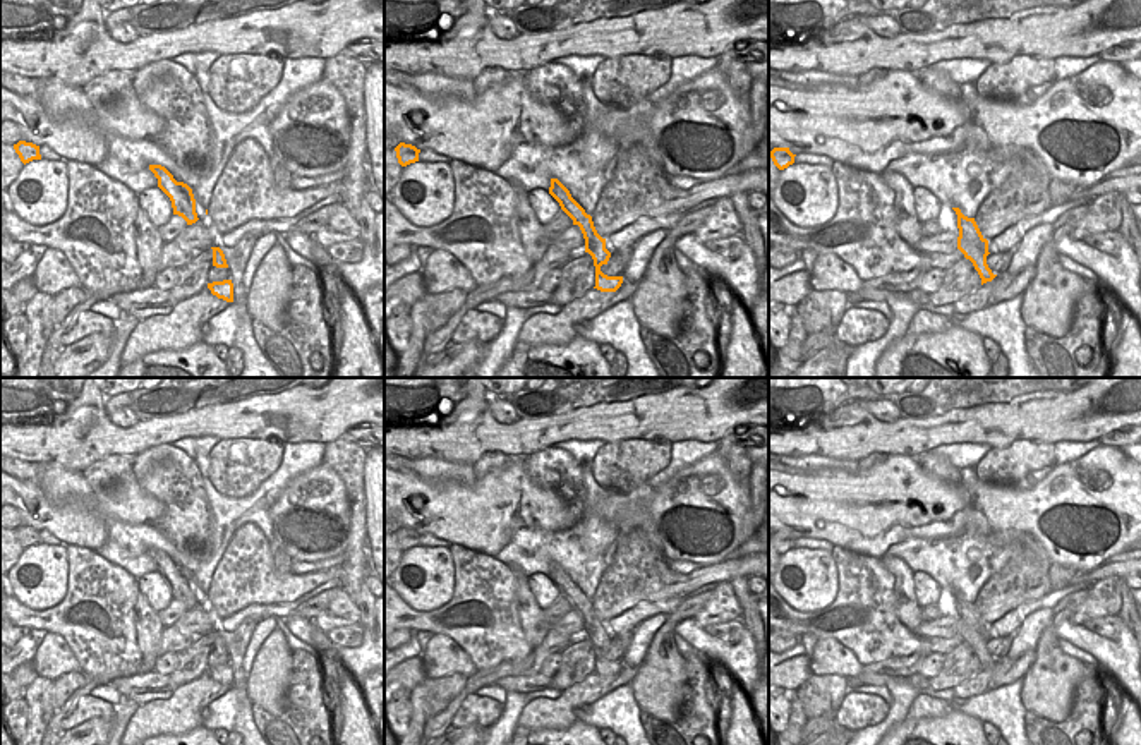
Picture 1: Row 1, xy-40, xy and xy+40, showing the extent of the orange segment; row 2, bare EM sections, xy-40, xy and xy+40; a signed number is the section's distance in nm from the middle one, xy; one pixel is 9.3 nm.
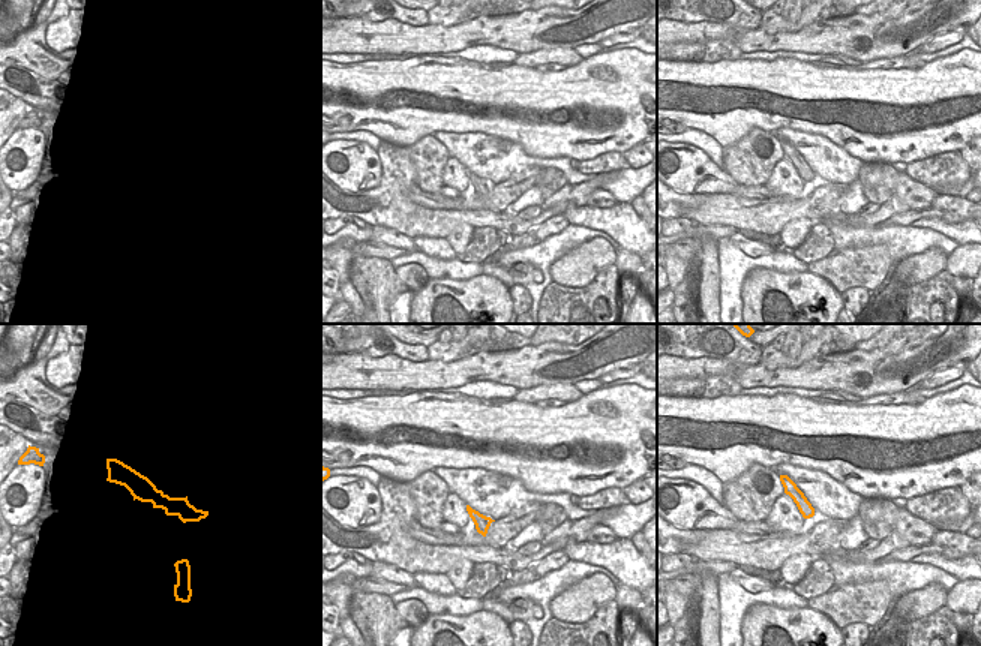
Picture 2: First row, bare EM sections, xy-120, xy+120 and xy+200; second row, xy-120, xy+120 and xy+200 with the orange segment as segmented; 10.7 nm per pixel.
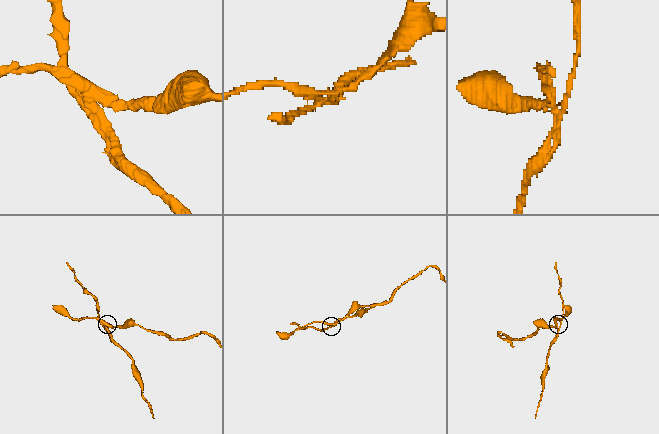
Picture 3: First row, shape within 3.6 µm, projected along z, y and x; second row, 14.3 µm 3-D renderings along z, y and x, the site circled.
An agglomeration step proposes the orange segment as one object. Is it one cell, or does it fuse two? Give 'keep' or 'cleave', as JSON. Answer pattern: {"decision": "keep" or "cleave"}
{"decision": "cleave"}

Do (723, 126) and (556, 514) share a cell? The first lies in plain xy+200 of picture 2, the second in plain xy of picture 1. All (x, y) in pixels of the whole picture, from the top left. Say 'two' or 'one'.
one

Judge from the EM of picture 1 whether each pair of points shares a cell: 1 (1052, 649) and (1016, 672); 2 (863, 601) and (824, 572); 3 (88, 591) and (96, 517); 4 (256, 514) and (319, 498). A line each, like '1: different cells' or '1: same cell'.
1: different cells
2: different cells
3: different cells
4: same cell

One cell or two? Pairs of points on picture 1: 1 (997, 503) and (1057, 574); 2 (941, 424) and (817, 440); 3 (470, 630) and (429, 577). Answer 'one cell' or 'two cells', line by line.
1: two cells
2: one cell
3: two cells

